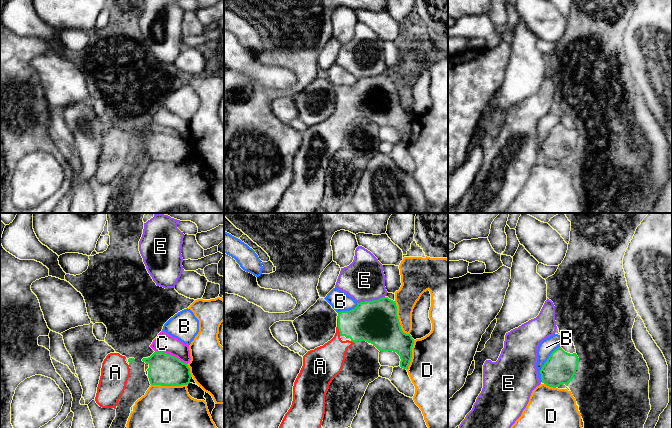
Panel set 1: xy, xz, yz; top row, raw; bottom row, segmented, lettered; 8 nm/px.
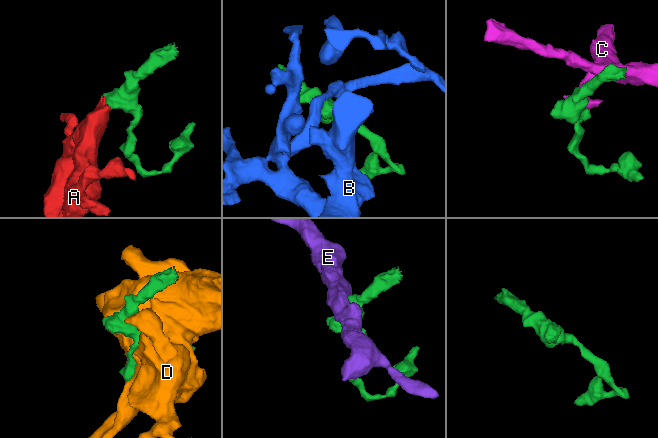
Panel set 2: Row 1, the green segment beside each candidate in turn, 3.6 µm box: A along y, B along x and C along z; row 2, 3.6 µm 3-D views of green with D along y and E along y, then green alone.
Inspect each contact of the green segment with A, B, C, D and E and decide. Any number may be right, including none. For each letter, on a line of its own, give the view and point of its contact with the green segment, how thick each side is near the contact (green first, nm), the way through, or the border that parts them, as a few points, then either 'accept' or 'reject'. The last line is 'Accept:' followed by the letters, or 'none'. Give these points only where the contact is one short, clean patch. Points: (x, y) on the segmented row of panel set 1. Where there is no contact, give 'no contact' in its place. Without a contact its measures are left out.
A: contact xz (338, 327); calibres 320 and 240 nm; way xz (368, 321), (338, 327), (336, 348), (330, 357); accept
B: contact yz (544, 363); calibres 240 and 120 nm; reject
C: contact xy (171, 355); calibres 260 and 150 nm; reject
D: contact xz (398, 319); calibres 340 and 180 nm; reject
E: contact xz (370, 301); calibres 340 and 340 nm; reject
Accept: A

